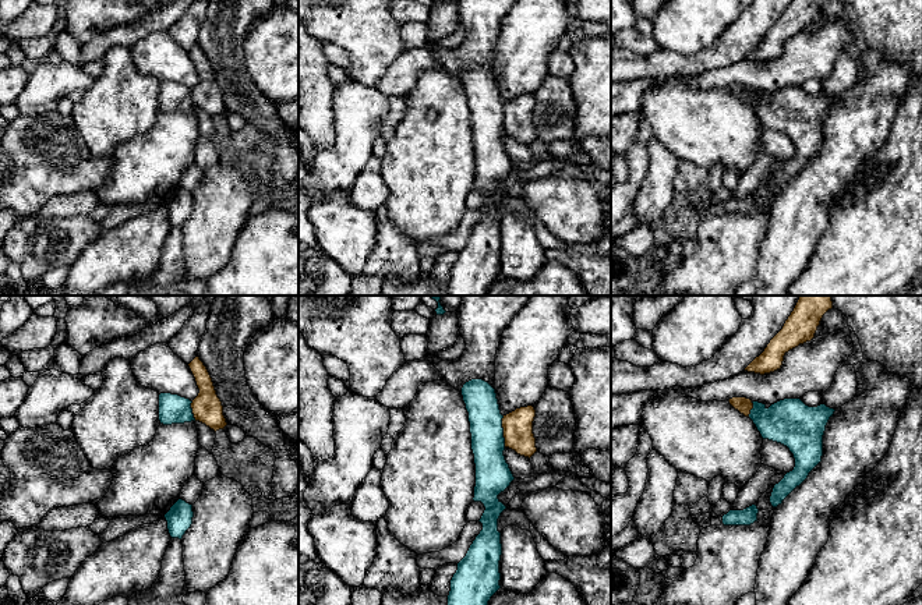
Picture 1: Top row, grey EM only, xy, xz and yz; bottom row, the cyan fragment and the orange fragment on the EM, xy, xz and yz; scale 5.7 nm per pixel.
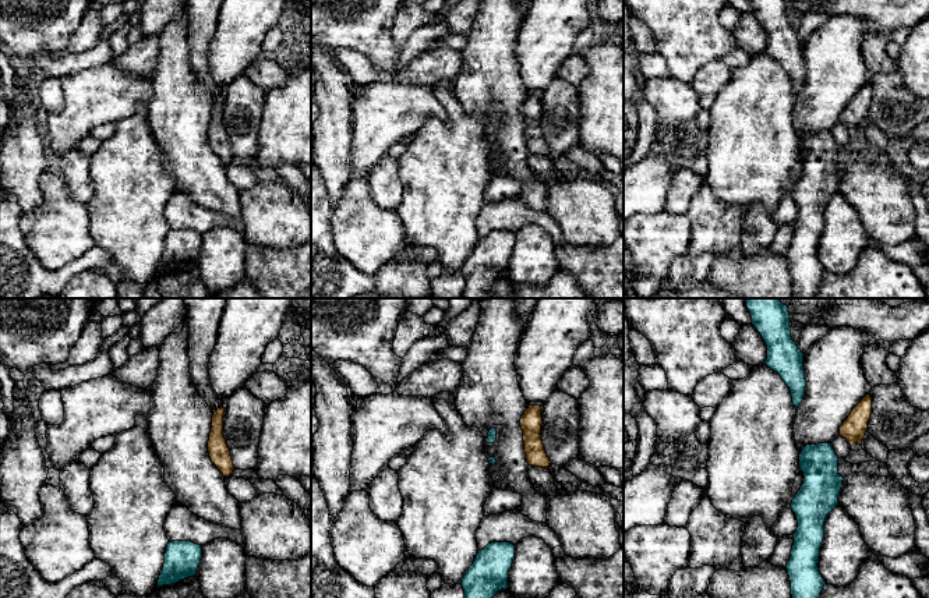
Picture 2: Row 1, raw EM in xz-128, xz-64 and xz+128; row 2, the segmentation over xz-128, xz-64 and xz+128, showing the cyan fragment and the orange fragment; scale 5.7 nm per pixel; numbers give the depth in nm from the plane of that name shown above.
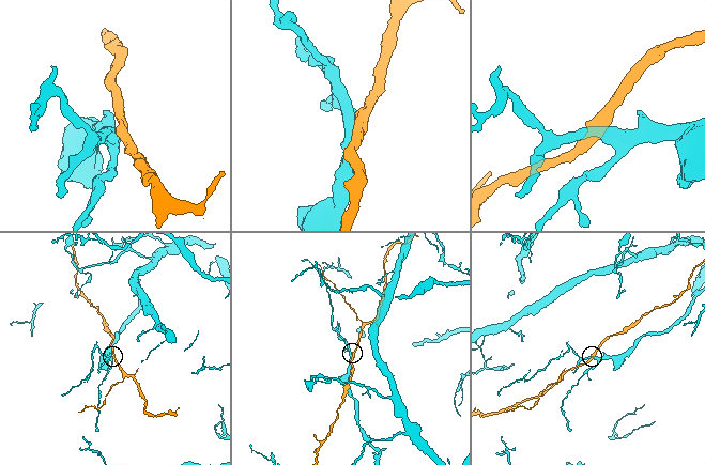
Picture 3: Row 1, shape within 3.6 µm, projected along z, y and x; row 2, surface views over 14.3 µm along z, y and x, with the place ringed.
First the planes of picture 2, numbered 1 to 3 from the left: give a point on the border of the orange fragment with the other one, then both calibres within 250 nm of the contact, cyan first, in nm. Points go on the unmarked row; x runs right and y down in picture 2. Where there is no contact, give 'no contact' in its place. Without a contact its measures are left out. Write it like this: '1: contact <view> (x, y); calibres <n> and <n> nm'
1: no contact
2: no contact
3: no contact

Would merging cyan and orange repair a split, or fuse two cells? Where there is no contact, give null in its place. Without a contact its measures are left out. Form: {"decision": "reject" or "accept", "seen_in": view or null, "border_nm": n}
{"decision": "reject", "seen_in": "xz", "border_nm": 180}

